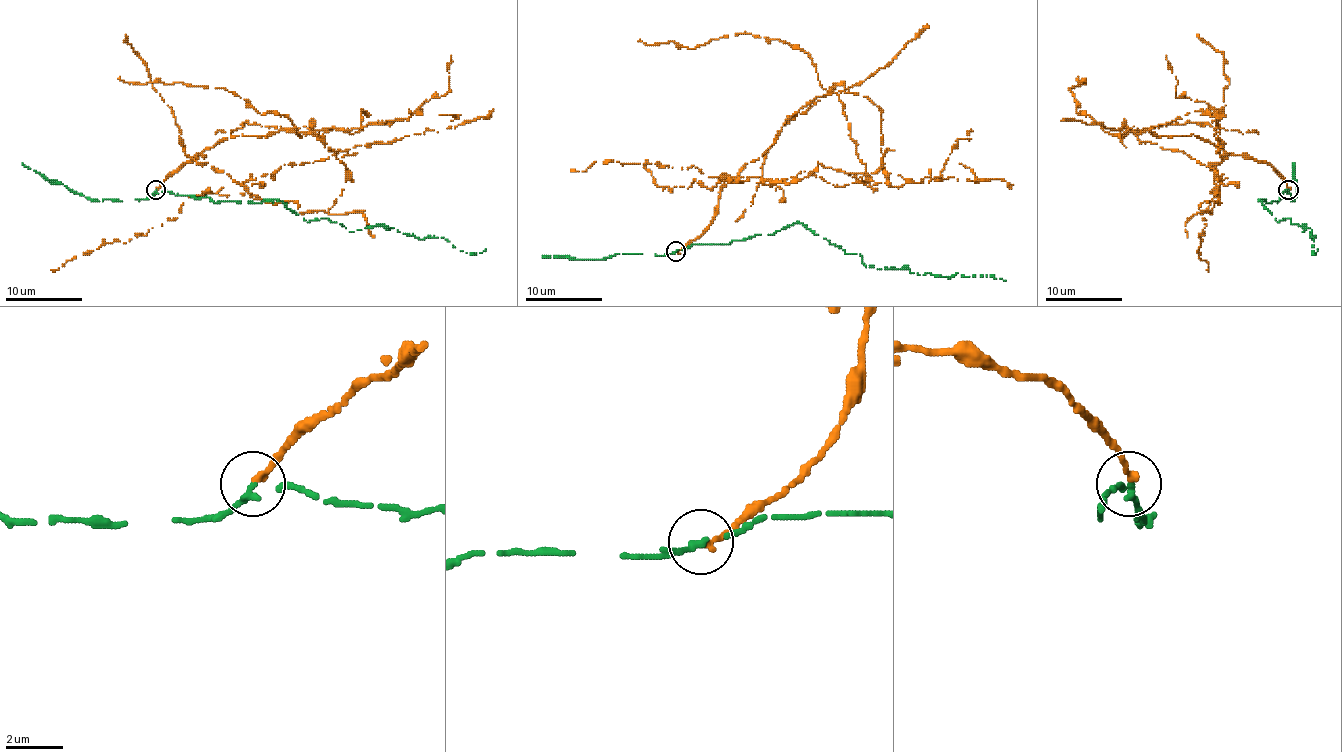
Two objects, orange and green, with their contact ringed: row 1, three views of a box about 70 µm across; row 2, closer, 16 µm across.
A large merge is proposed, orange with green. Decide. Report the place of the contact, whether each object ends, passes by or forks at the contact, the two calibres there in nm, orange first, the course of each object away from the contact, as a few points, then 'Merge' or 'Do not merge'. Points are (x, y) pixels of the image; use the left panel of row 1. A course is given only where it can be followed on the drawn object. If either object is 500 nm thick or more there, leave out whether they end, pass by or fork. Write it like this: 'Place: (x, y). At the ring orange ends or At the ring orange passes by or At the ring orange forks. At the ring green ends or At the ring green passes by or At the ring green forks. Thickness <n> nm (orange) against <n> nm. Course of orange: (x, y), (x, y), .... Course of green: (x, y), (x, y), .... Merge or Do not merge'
Place: (156, 190). At the ring orange ends. At the ring green passes by. Thickness 240 nm (orange) against 200 nm. Course of orange: (156, 189), (227, 138), (351, 134), (361, 111), (401, 120), (449, 90), (451, 55). Course of green: (156, 189), (215, 203), (279, 199), (307, 222), (328, 218), (353, 231), (386, 226), (466, 253), (485, 249). Do not merge

